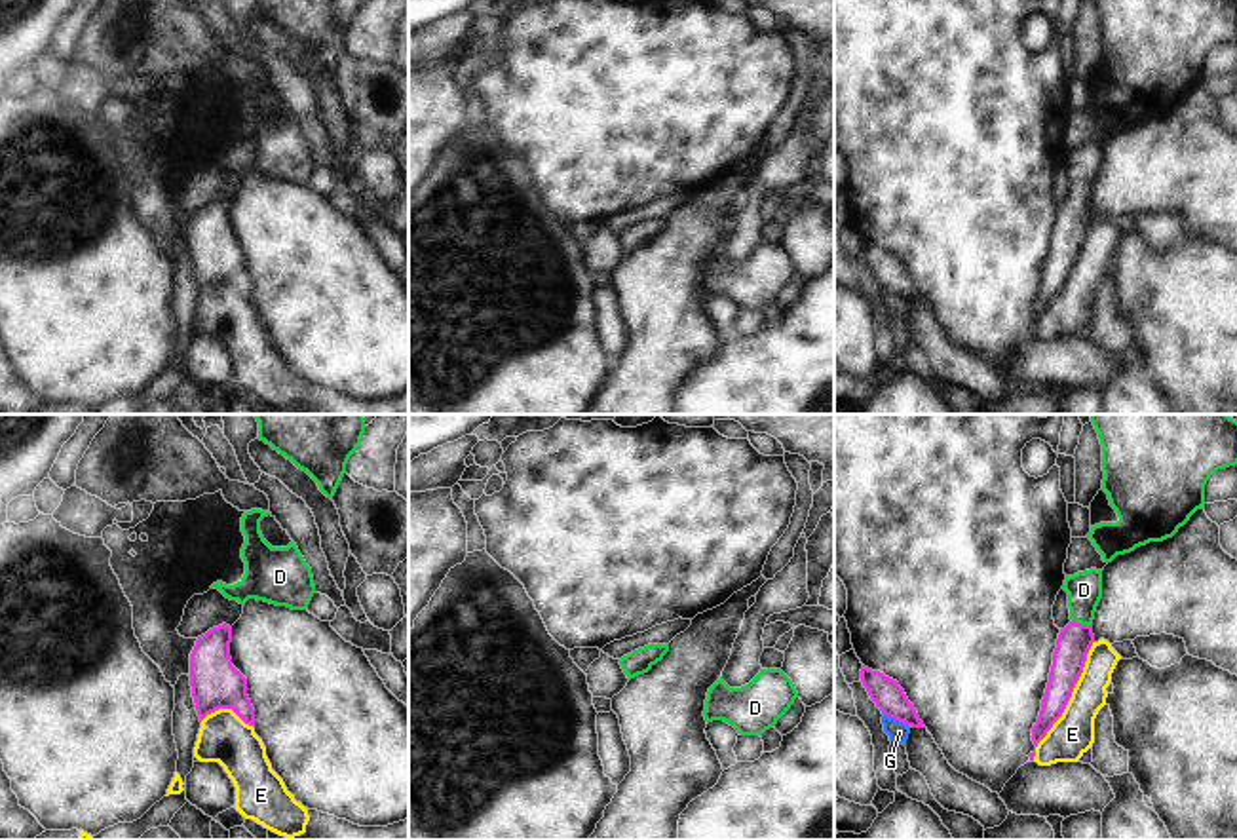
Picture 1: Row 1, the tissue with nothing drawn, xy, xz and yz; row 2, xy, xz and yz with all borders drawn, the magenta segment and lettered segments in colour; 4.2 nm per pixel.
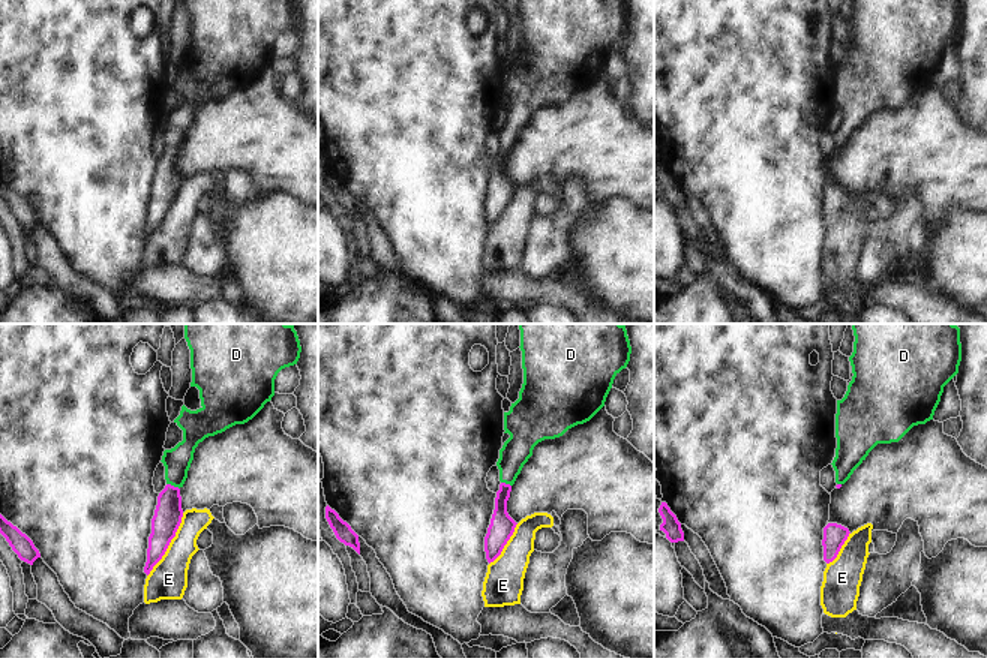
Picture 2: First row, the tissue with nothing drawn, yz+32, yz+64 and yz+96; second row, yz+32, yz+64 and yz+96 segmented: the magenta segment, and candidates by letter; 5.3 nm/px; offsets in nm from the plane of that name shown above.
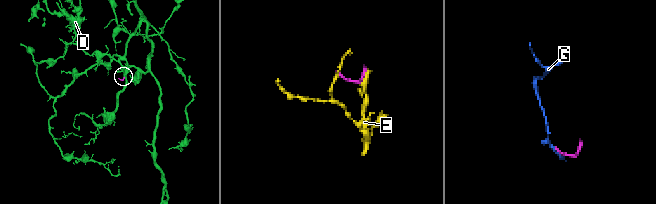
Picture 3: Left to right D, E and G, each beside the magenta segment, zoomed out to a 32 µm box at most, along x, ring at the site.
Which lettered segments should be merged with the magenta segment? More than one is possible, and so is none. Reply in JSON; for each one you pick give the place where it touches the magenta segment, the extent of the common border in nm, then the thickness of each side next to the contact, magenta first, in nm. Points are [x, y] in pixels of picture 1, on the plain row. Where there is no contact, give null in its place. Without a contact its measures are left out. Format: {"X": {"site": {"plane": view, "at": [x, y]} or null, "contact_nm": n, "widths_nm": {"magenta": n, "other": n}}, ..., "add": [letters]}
{"D": {"site": {"plane": "yz", "at": [1080, 198]}, "contact_nm": 90, "widths_nm": {"magenta": 150, "other": 150}}, "add": ["D"]}

